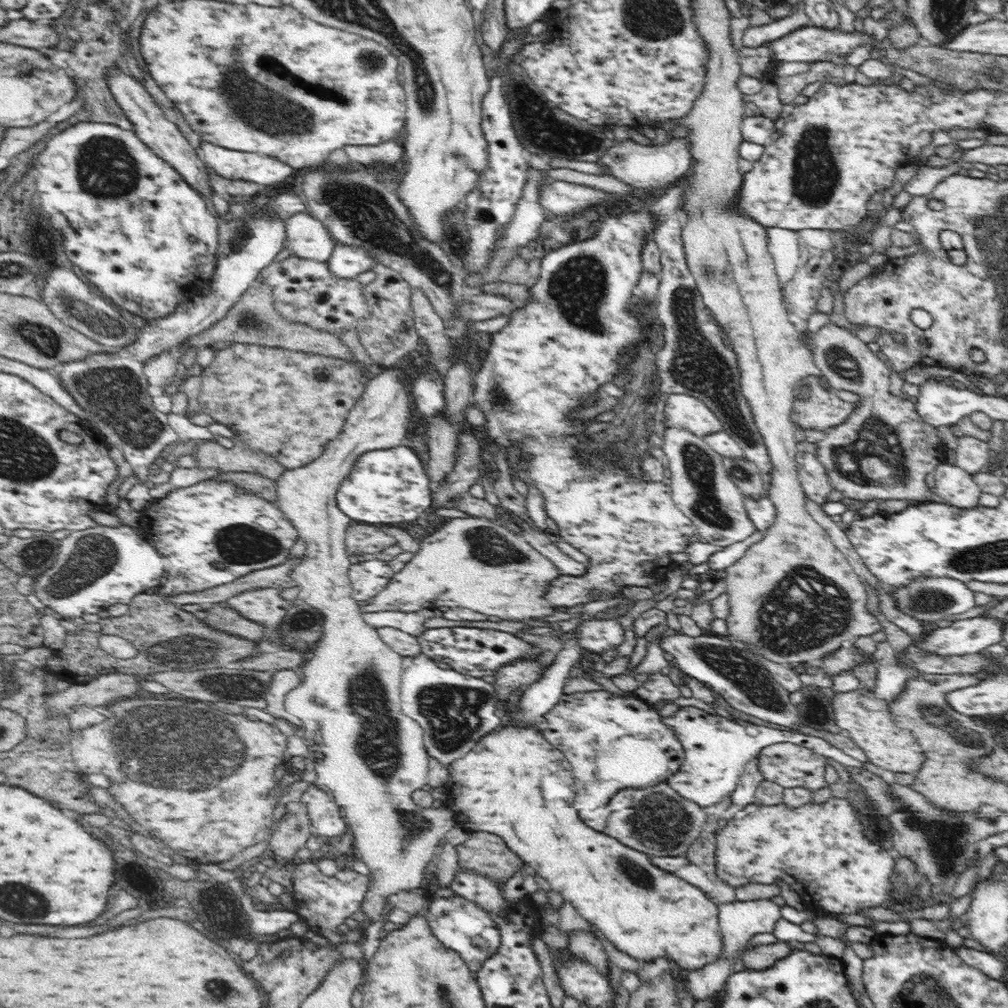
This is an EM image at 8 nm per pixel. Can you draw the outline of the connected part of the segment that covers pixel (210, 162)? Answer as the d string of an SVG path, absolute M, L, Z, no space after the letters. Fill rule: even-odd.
M210 142L200 144L197 156L217 175L230 180L253 182L259 186L282 185L294 168L273 158L254 152L229 150Z

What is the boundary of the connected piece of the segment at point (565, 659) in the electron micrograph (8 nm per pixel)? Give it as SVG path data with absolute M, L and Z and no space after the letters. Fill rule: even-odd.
M574 631L566 633L563 639L563 648L552 666L536 684L530 684L528 690L524 690L518 702L518 714L510 714L516 720L516 724L540 724L545 718L544 714L550 712L560 701L560 696L563 696L562 688L570 676L572 666L582 661L585 653Z

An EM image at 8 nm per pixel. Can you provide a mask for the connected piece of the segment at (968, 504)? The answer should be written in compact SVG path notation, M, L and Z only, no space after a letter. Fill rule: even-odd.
M943 459L932 473L935 476L933 492L948 504L962 509L978 507L981 490L969 472Z

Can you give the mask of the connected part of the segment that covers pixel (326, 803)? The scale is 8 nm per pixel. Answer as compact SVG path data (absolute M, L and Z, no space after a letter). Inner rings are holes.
M316 783L310 784L301 796L301 802L307 808L313 832L324 836L342 836L347 824L342 818L340 807L332 796L318 788Z

